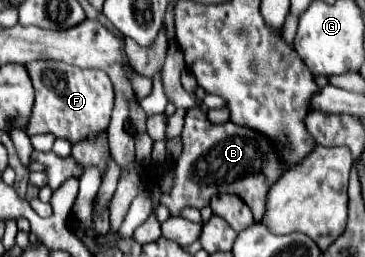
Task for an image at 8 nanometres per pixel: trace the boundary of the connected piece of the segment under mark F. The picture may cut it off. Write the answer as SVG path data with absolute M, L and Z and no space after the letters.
M38 60L24 64L34 90L36 102L28 122L28 136L50 132L56 138L68 138L72 144L82 140L90 132L106 130L114 108L114 90L110 78L102 70L82 70L70 64Z

